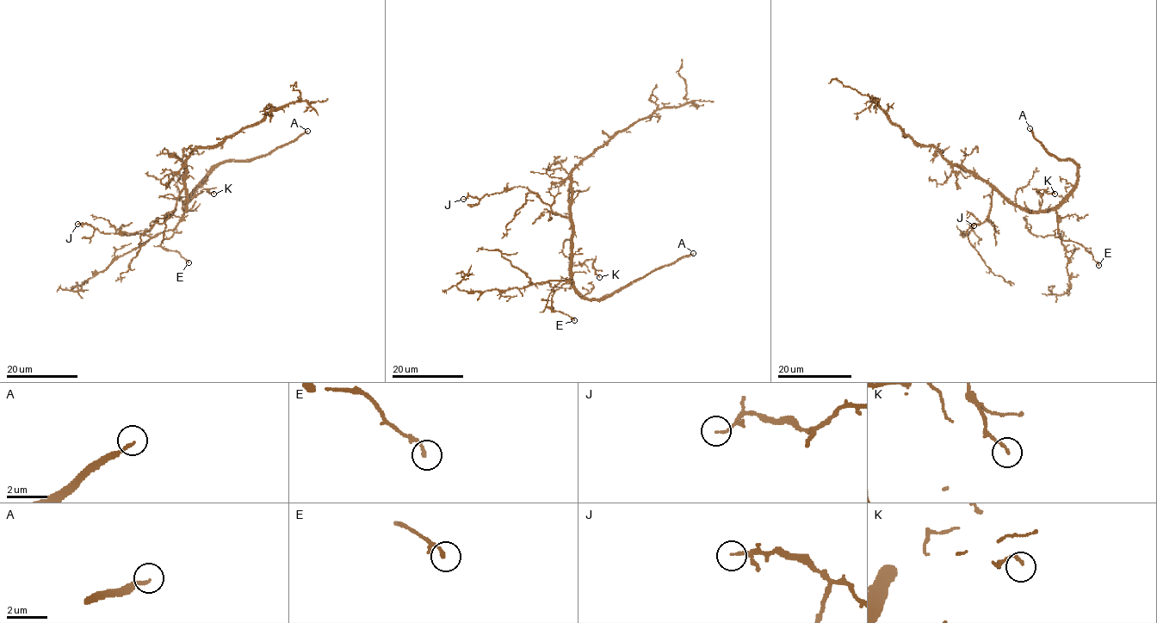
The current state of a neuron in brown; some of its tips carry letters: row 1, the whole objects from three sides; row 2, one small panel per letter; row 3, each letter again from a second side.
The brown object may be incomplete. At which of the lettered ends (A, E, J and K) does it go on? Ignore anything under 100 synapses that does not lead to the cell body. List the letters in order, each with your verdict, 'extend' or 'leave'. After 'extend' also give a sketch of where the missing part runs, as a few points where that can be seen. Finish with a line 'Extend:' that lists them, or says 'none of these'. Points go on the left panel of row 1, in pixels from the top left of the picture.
A: extend
E: leave
J: leave
K: leave
Extend: A

